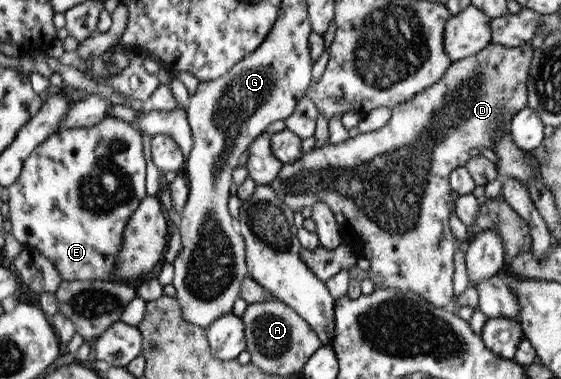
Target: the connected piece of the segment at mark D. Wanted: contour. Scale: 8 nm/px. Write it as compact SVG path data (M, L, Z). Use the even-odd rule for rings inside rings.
M490 43L483 47L475 55L452 62L446 72L436 81L431 87L416 93L411 99L400 103L391 109L391 116L388 122L380 129L374 132L359 134L353 139L346 139L344 143L336 145L327 145L320 148L314 148L309 152L303 153L296 161L289 164L282 164L280 171L276 177L269 183L272 191L276 194L278 200L284 203L292 210L292 212L299 212L303 207L314 206L316 202L322 202L330 208L330 212L334 216L339 230L339 236L342 243L353 248L359 256L368 261L370 266L370 279L373 283L374 289L401 289L401 291L409 291L434 307L448 307L450 301L453 299L453 253L455 250L455 239L448 227L448 217L450 212L455 210L455 202L450 199L449 195L451 189L447 182L449 171L455 167L463 166L469 159L468 151L477 147L487 147L491 149L494 144L494 137L500 131L506 131L513 115L520 109L526 108L526 101L528 101L528 75L530 75L530 59L532 59L533 48L529 43L519 45L518 47L504 47L496 43Z

